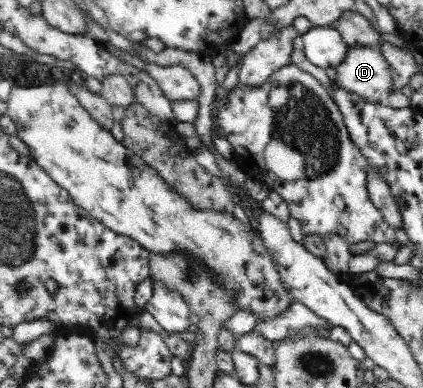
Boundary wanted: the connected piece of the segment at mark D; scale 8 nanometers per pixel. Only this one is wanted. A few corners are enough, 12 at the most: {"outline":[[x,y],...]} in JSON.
{"outline":[[351,48],[335,84],[370,101],[396,92],[378,48]]}

